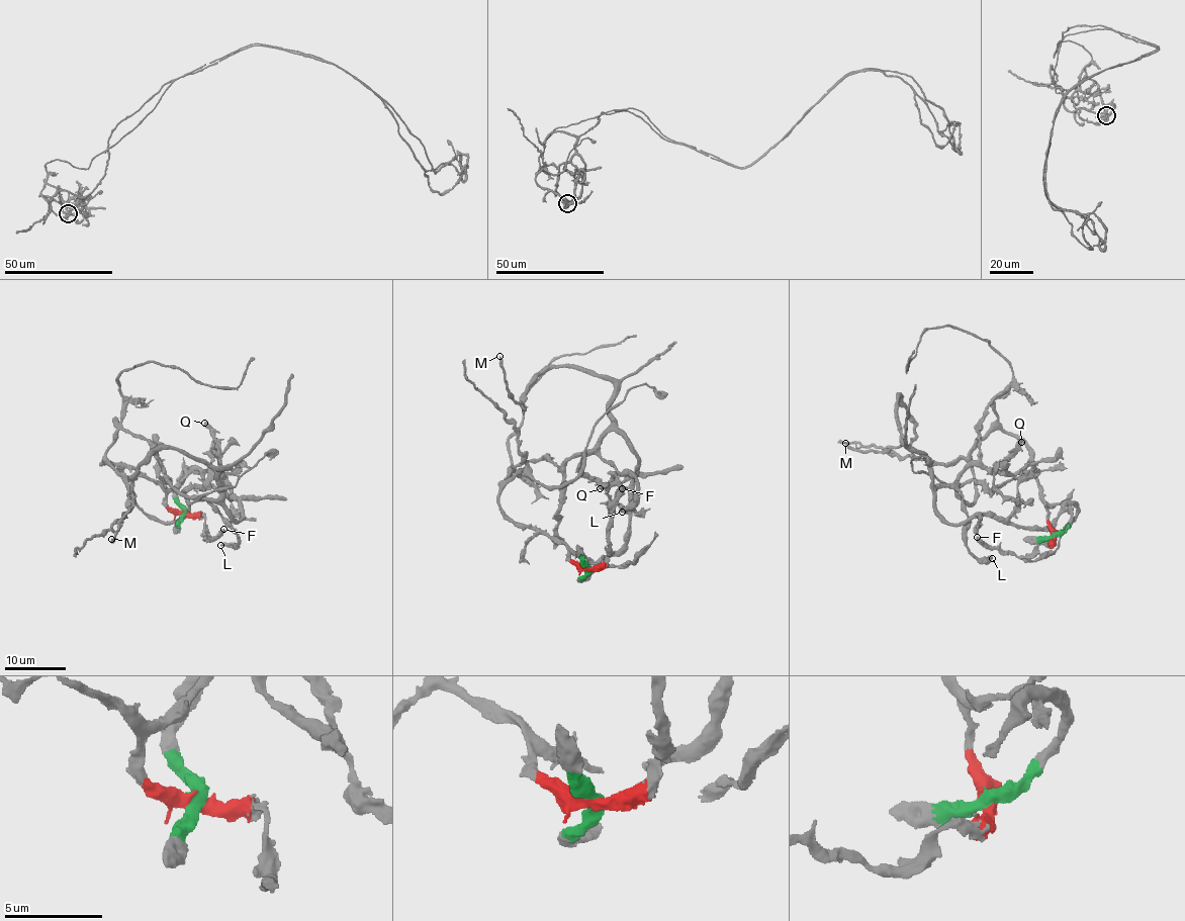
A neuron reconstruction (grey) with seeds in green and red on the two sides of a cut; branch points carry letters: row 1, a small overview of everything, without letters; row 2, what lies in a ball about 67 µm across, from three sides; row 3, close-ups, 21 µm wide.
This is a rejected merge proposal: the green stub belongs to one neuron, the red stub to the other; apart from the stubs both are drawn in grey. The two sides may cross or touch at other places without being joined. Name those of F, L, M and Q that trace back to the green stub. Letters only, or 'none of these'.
L, M

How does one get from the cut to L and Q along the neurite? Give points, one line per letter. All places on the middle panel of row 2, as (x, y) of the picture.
L: (586, 568), (584, 580), (626, 544), (637, 454), (610, 431), (600, 454), (636, 483), (622, 513)
Q: (586, 568), (515, 525), (498, 496), (524, 470), (571, 483), (583, 459), (609, 484), (615, 473), (600, 488)

